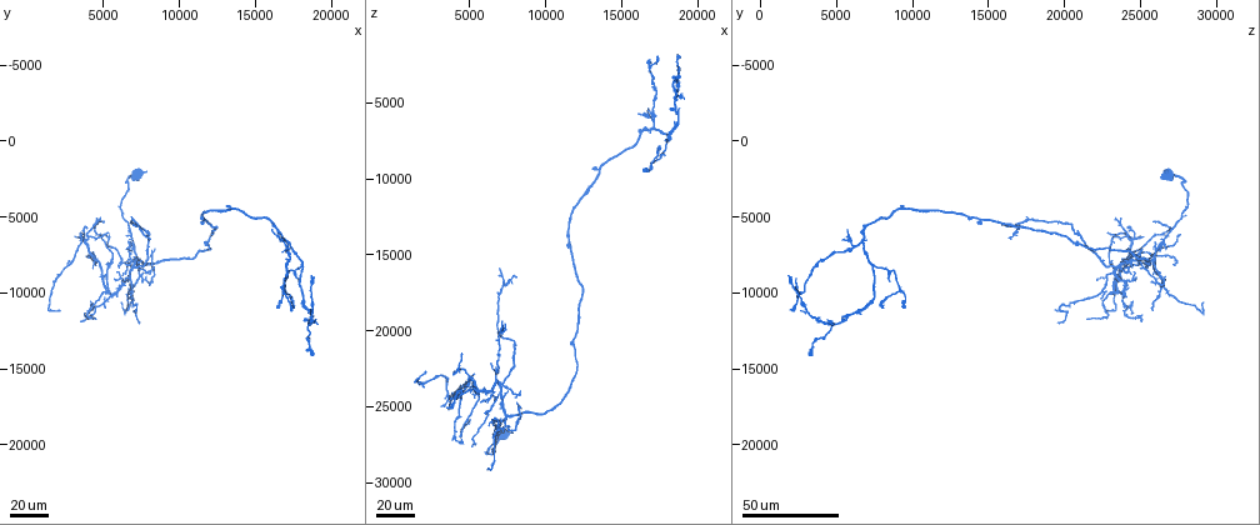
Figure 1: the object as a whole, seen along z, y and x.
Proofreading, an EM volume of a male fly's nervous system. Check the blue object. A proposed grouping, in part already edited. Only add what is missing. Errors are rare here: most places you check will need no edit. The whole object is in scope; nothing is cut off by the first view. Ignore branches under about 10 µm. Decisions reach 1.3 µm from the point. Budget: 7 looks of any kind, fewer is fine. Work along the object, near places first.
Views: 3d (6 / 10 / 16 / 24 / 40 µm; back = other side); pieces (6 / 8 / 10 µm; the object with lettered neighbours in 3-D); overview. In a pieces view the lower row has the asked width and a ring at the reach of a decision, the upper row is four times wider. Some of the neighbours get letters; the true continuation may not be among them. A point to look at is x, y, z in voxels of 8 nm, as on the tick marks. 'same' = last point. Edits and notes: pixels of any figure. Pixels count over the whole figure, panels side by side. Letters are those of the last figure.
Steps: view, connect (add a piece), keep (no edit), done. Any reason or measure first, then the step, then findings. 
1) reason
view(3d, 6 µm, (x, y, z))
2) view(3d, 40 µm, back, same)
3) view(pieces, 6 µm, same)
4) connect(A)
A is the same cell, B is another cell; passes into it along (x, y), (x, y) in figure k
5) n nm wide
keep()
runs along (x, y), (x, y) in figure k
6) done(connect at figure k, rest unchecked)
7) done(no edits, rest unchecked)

free end
view(3d, 40 µm, (17400, 11000, 2000))

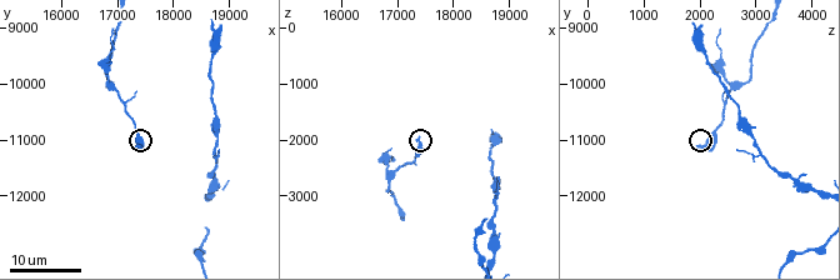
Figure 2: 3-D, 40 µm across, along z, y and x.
view(3d, 10 µm, (17400, 11100, 2000))

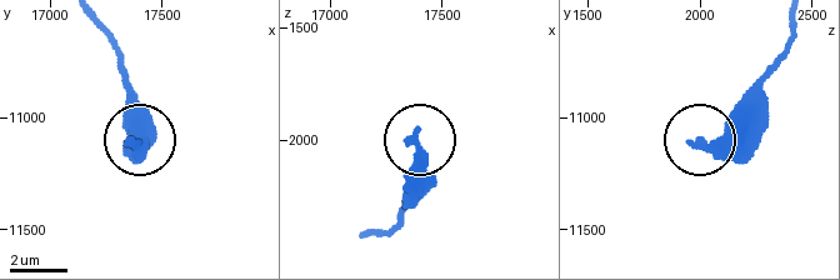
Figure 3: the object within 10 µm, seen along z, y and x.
view(pieces, 8 µm, (17390, 11120, 1960))

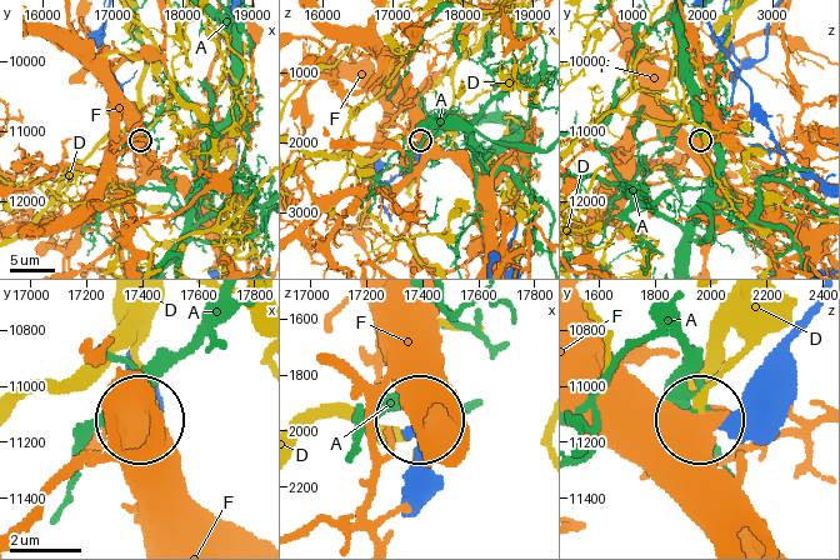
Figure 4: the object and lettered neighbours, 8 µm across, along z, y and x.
keep()
A, D and F are other cells; no lettered piece goes on from it

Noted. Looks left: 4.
an open end
view(3d, 24 µm, (17600, 11000, 8000))

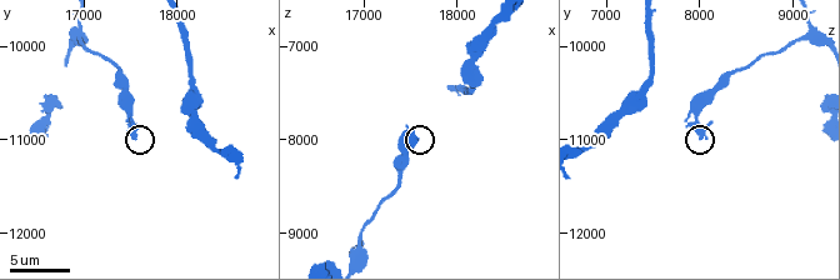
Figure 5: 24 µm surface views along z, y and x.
view(pieces, 10 µm, (17550, 10950, 8050))

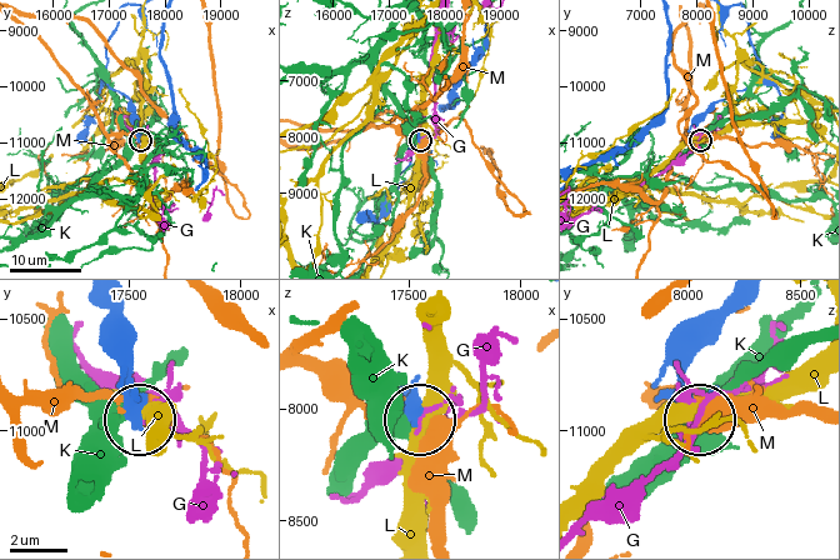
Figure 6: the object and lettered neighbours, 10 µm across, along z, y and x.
330 nm wide
keep()
G, K, L and M are other cells; runs along (100, 303), (139, 414) in figure 6; no lettered piece goes on from it

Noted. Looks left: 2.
long arm stops here
view(3d, 24 µm, (18700, 8900, 1800))

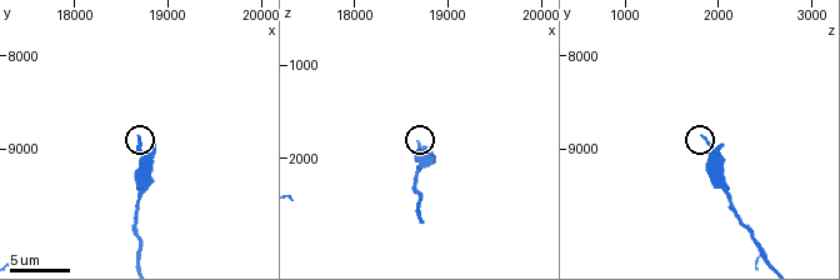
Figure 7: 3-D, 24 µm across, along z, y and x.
view(pieces, 10 µm, (18700, 8850, 1850))

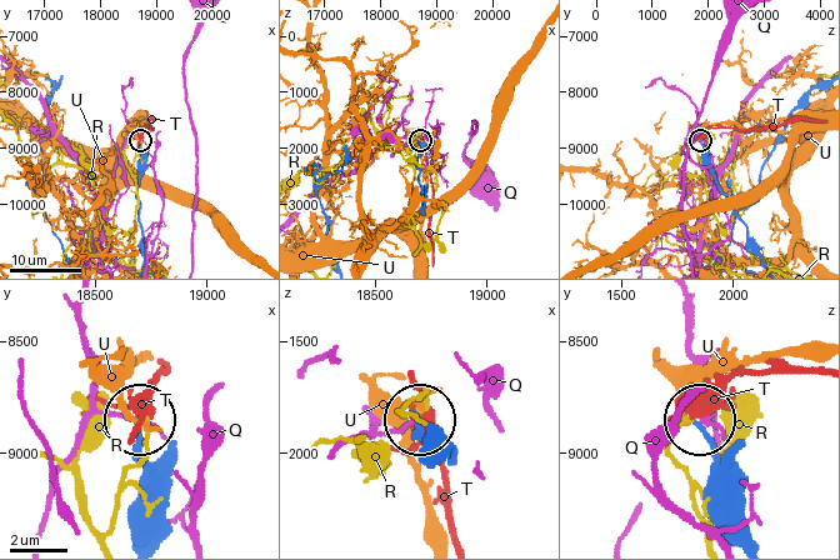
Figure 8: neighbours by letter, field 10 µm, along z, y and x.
keep()
Q, R, T and U are other cells; runs along (756, 245), (720, 189), (700, 140) in figure 8; none of them fits

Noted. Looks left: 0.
done(no edits, rest unchecked)

